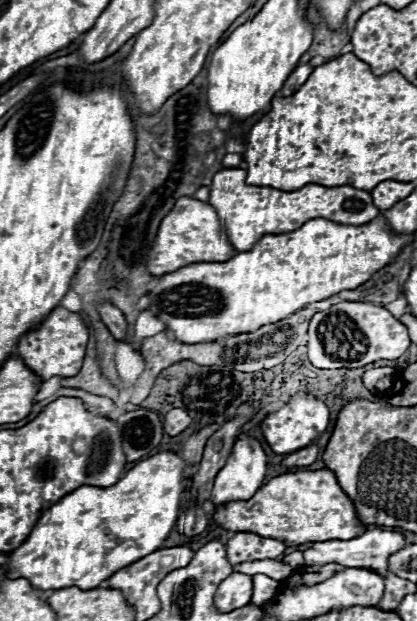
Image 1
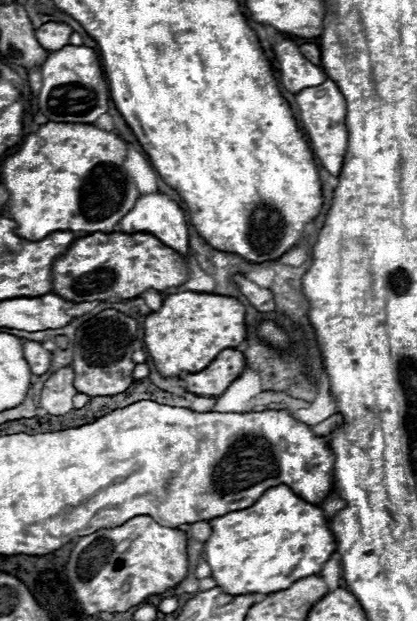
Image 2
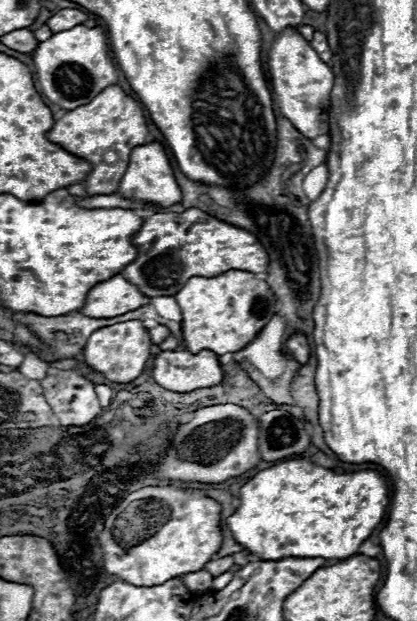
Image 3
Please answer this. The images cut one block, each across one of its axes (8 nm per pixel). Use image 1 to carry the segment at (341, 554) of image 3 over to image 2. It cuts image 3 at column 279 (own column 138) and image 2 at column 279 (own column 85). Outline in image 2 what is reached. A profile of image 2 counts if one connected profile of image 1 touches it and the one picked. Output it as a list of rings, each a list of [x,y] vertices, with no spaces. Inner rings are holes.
[[[288,486],[266,490],[250,508],[214,518],[210,526],[212,534],[204,544],[204,556],[216,586],[232,596],[284,590],[300,578],[318,574],[336,548],[322,508],[298,498]]]

